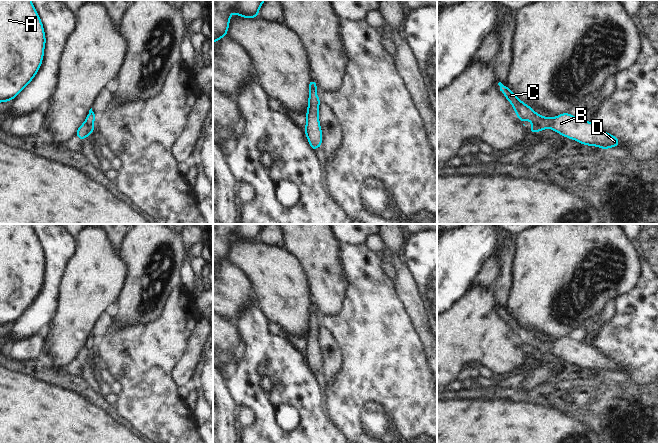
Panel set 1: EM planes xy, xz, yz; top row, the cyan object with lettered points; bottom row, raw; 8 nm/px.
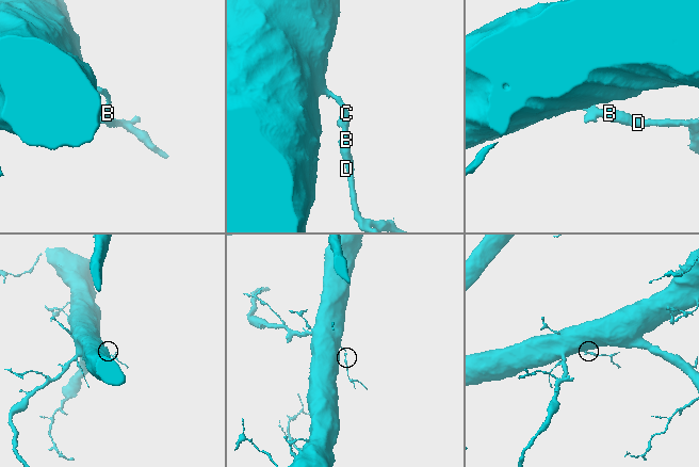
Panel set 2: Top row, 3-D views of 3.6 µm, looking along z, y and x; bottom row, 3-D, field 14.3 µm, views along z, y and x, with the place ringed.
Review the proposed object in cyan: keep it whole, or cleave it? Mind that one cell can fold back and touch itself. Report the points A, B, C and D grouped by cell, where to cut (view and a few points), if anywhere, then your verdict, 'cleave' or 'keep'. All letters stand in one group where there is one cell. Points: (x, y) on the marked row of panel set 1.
A B C D | no cut | keep

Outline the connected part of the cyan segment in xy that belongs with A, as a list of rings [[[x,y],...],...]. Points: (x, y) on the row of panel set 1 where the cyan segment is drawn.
[[[0,0],[0,102],[14,99],[34,78],[44,56],[46,38],[31,0]]]

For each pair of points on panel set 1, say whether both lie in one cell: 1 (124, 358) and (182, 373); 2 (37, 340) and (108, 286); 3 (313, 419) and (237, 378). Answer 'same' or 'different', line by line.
1: different
2: different
3: same

